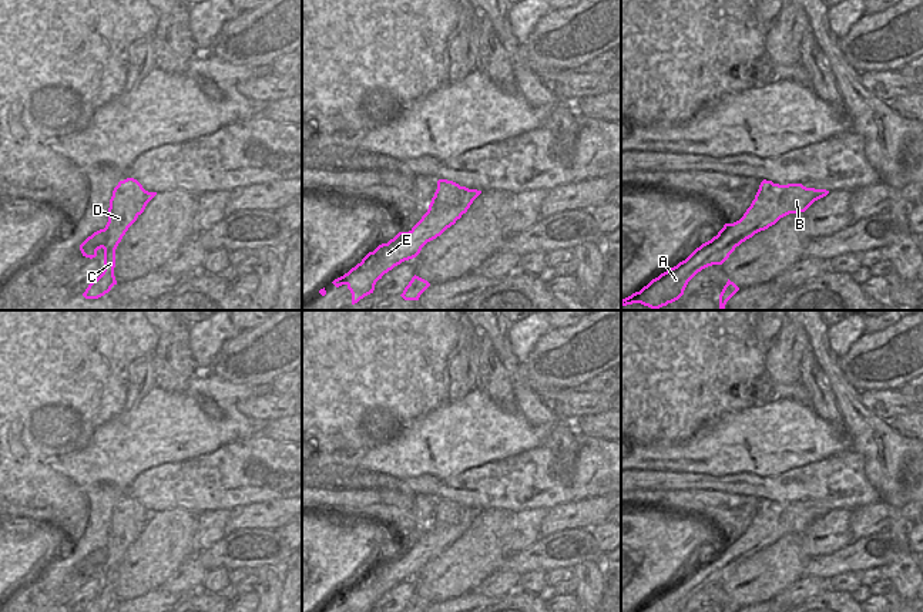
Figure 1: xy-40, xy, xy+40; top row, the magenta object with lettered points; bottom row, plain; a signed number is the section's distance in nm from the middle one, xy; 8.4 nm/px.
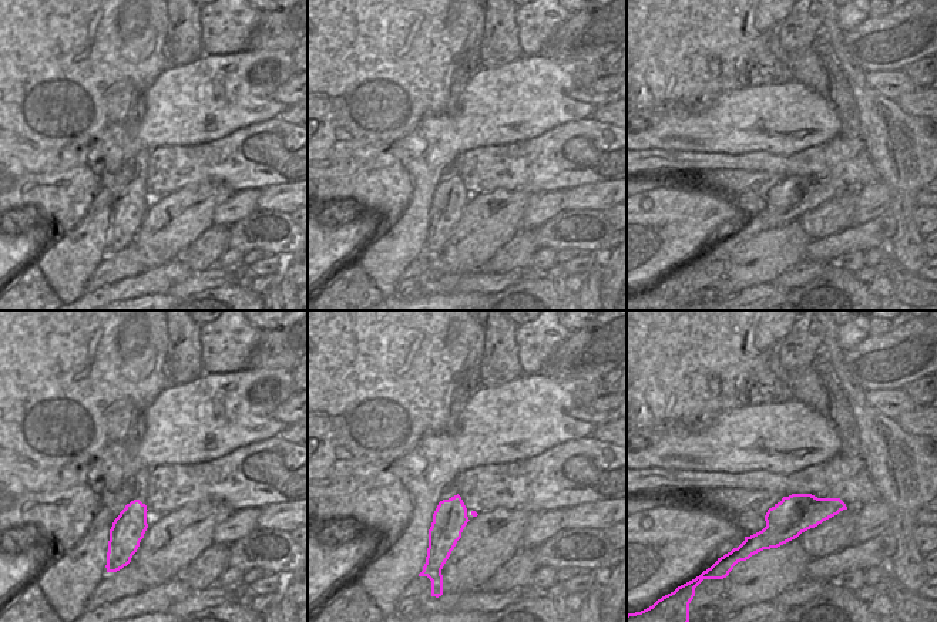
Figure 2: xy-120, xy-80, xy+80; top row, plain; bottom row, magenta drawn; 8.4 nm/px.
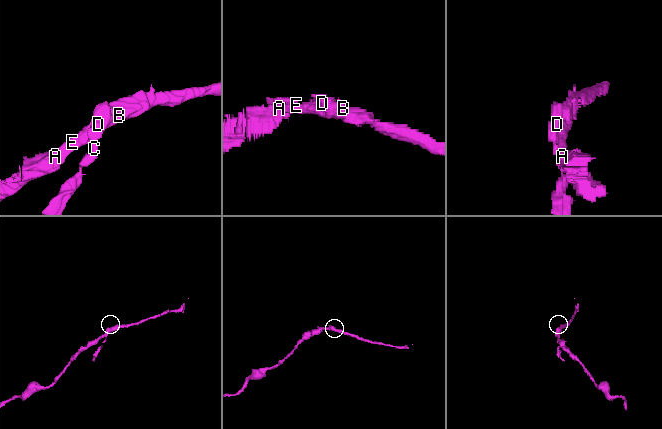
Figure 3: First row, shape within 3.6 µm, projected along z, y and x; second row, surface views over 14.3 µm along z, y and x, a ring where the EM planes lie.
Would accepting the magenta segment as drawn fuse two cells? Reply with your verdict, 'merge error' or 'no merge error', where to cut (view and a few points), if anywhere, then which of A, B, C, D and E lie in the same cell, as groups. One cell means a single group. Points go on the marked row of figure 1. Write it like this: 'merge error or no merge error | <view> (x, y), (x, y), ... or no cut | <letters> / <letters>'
merge error | xy (466, 192), (450, 207), (446, 207), (433, 197) | A B E / C D

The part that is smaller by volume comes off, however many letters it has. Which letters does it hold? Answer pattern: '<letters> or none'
C, D

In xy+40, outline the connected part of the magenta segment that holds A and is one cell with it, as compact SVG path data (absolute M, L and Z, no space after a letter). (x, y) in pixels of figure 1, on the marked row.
M775 184L762 196L752 201L739 221L725 223L716 236L697 248L685 260L652 279L640 292L622 299L621 307L641 303L659 309L678 300L698 272L712 265L722 265L742 242L789 213L805 212L815 201L828 194L826 189L806 188L802 184Z

